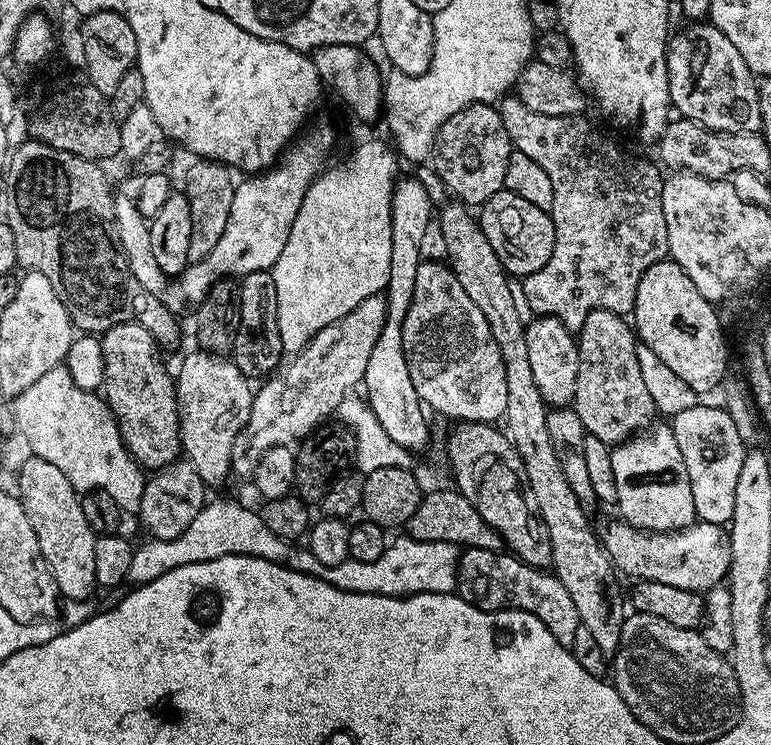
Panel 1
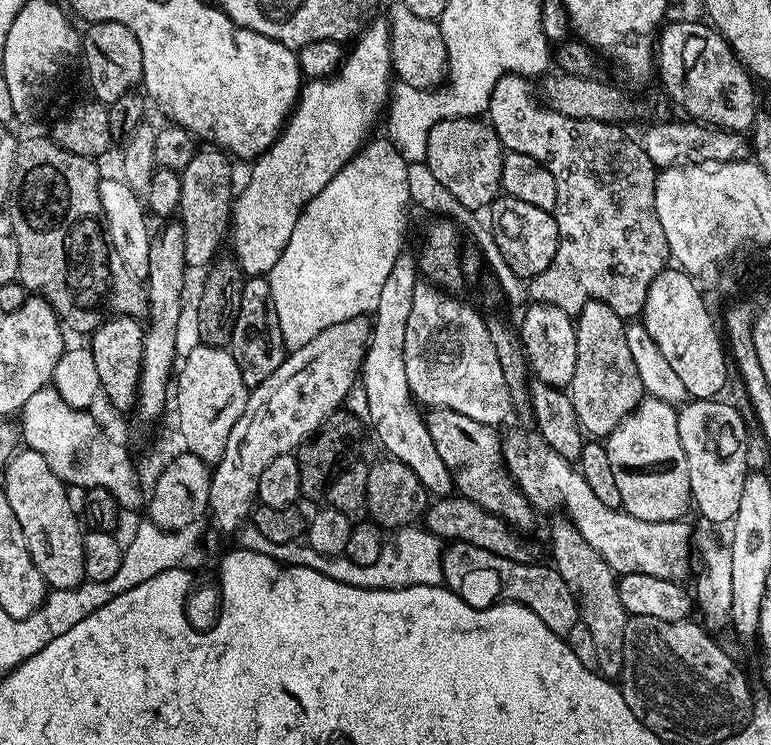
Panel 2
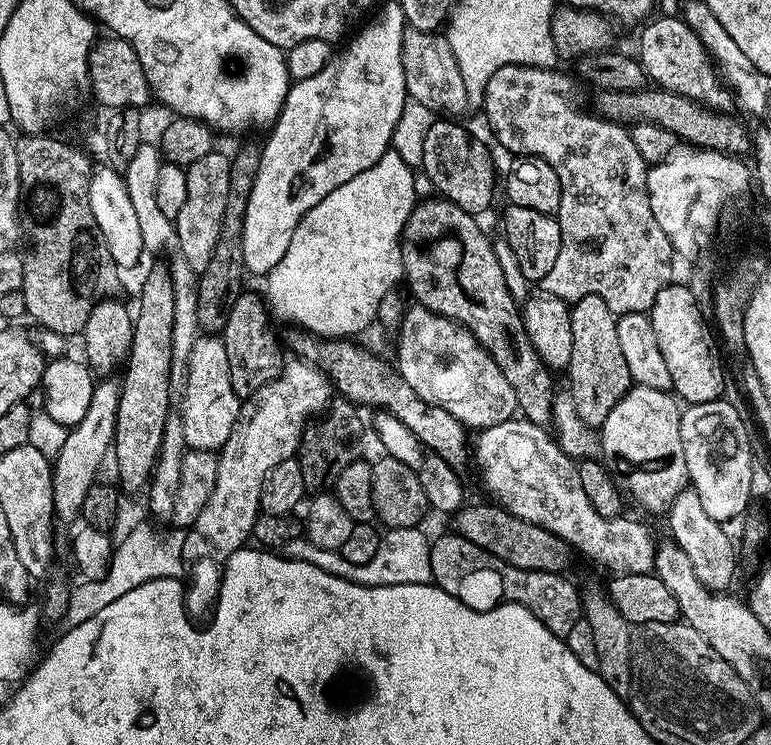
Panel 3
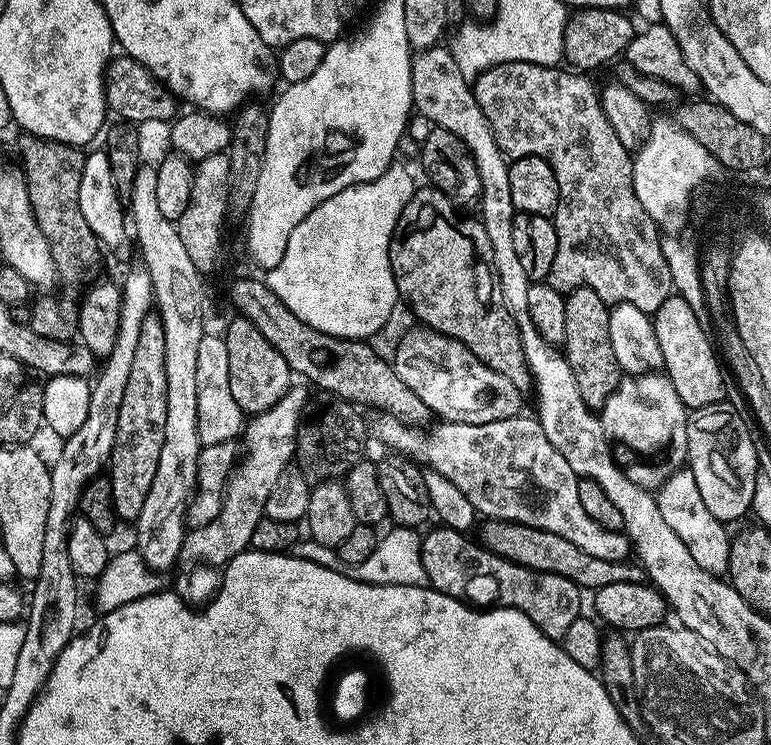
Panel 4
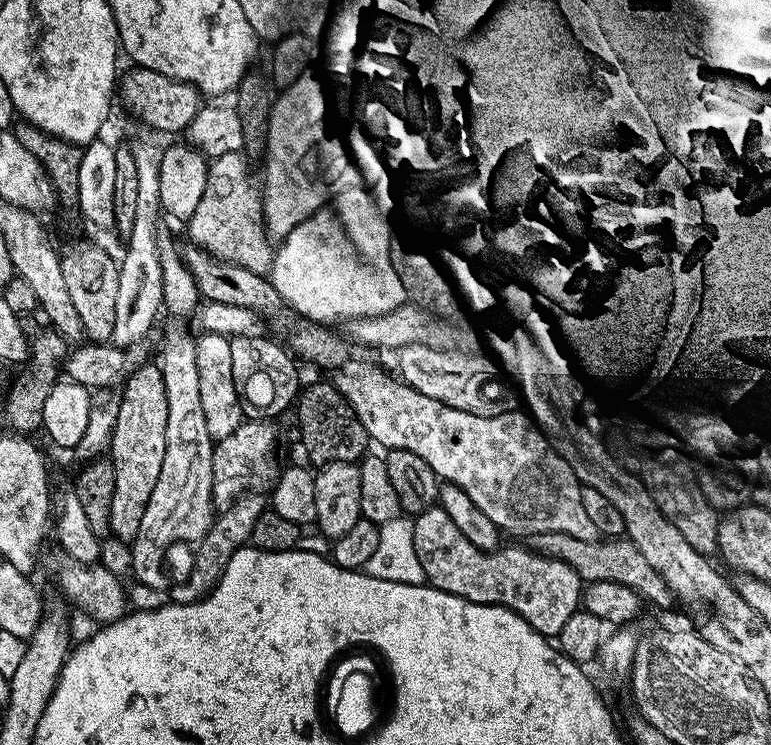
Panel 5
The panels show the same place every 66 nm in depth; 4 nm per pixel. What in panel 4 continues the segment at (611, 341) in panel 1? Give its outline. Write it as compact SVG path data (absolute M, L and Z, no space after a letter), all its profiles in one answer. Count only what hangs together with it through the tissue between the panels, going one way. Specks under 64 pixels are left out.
M576 288L567 293L565 299L566 334L562 351L568 358L570 370L574 370L574 378L578 382L578 394L582 394L582 402L593 410L604 407L610 394L616 392L621 382L622 371L614 356L610 342L610 308L598 298L598 294L589 288Z

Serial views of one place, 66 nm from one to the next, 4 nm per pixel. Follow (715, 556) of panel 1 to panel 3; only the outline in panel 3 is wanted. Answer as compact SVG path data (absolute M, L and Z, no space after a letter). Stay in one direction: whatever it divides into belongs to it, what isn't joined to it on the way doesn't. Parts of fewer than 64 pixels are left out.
M513 418L490 426L479 433L474 440L474 464L480 467L480 480L489 492L491 499L499 507L510 514L522 518L526 522L534 522L534 526L542 526L562 538L573 550L589 556L596 564L601 564L608 574L642 574L652 572L656 567L657 541L652 541L648 528L636 520L628 520L627 515L614 518L602 518L594 506L590 506L590 498L586 498L586 490L582 490L582 482L578 479L578 464L567 456L550 435L547 427L535 424L523 418Z

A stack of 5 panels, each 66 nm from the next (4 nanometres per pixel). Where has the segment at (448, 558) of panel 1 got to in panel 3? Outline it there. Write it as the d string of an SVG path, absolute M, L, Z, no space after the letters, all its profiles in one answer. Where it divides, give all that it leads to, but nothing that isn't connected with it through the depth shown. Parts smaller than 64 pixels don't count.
M388 530L383 533L378 554L370 558L362 566L354 566L354 562L346 562L346 558L336 560L336 552L322 550L314 546L306 538L292 542L288 552L296 552L296 556L304 556L302 562L316 562L318 570L326 570L335 576L346 578L355 584L362 584L366 588L385 588L395 584L430 584L433 583L430 570L430 550L432 549L429 537L424 537L420 530Z

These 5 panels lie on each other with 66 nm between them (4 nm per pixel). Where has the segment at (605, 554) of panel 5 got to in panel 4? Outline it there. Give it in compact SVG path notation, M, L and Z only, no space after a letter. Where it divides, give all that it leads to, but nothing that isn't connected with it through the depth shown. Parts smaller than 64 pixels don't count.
M485 519L479 525L479 532L479 543L495 556L501 556L502 559L509 560L511 564L527 568L529 572L562 574L562 578L570 578L570 582L574 582L582 590L588 590L588 588L595 590L602 586L610 586L610 582L638 584L645 579L644 569L639 563L628 560L608 562L606 558L593 558L592 555L586 554L586 550L574 546L574 542L566 542L562 534L550 534L550 530L538 530L534 526L522 526L505 520Z

